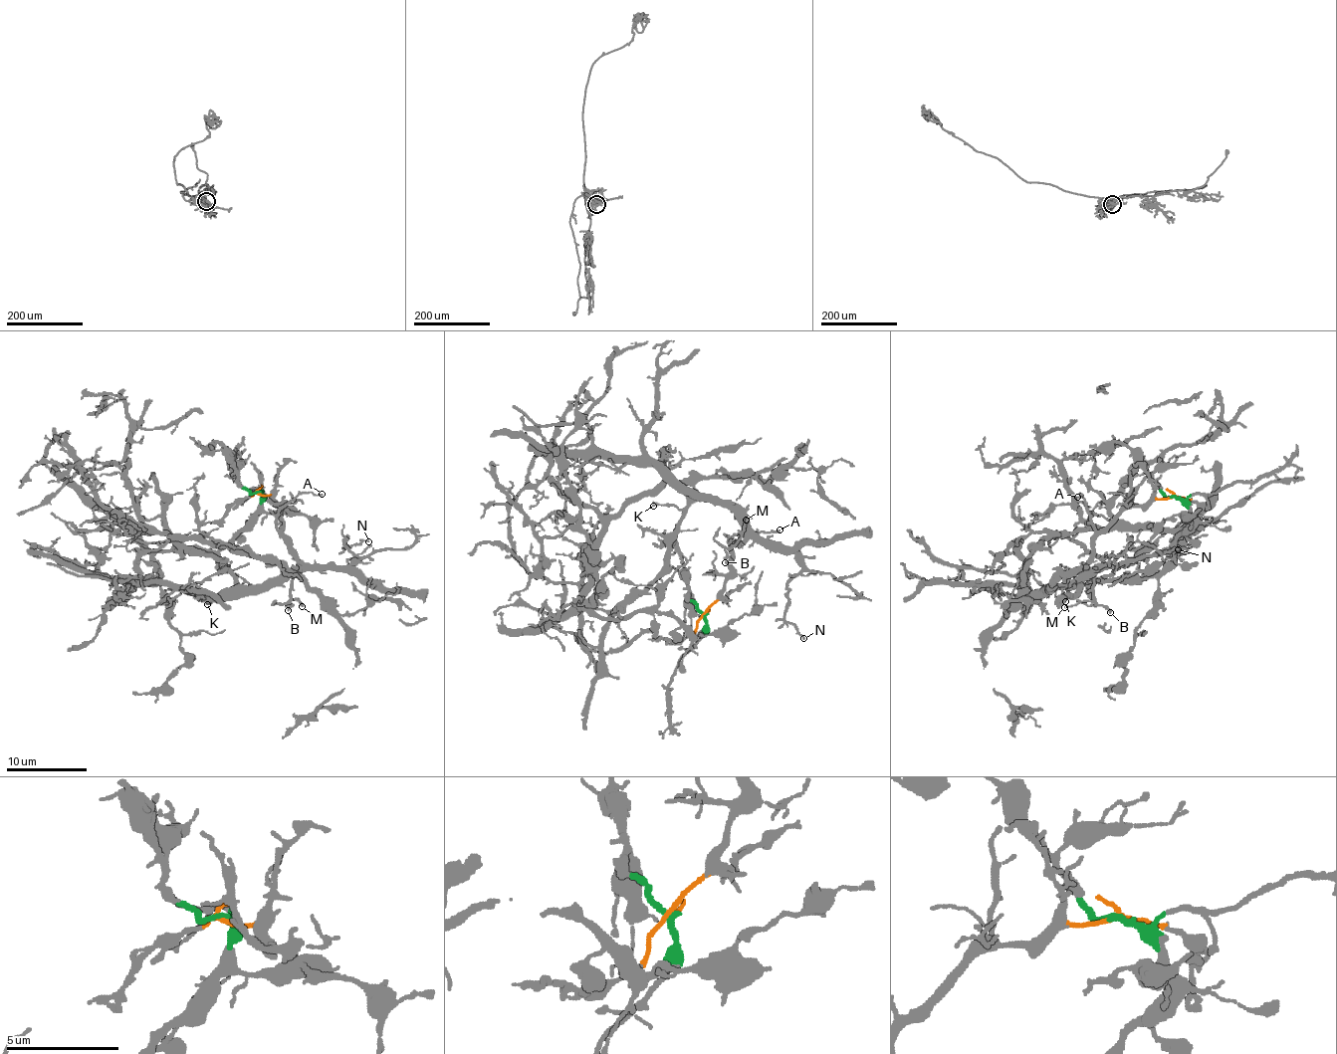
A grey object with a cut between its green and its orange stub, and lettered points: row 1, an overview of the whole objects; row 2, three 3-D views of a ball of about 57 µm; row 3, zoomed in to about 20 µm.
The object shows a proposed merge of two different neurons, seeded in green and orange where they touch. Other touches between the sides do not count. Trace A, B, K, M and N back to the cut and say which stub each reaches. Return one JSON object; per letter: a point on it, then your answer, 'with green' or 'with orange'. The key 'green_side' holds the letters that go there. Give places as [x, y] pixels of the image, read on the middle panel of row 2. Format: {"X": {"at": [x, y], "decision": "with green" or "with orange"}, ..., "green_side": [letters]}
{"A": {"at": [779, 529], "decision": "with orange"}, "B": {"at": [725, 562], "decision": "with orange"}, "K": {"at": [653, 506], "decision": "with orange"}, "M": {"at": [746, 520], "decision": "with orange"}, "N": {"at": [803, 638], "decision": "with orange"}, "green_side": []}

